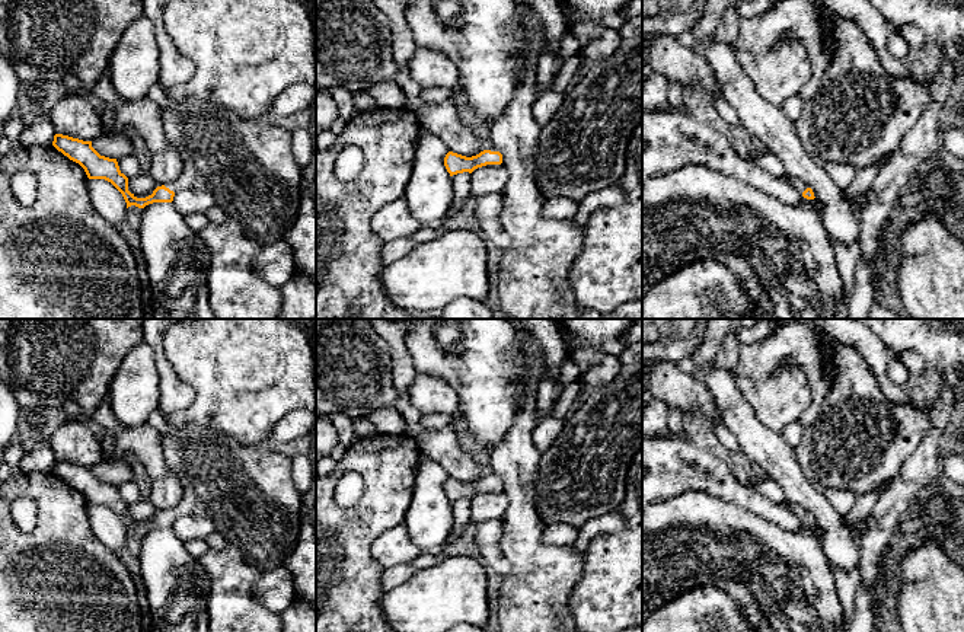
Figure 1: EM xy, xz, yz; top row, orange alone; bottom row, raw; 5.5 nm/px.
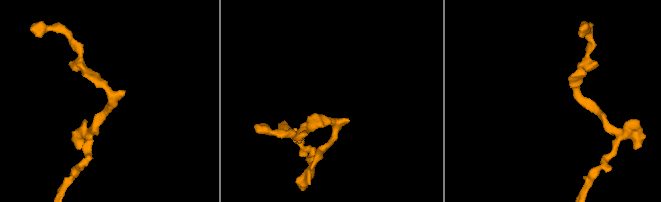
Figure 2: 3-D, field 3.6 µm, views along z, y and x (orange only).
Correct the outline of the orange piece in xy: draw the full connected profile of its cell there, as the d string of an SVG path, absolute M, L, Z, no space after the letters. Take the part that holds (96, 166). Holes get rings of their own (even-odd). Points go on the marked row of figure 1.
M183 98L173 111L160 111L167 141L178 149L183 160L181 176L157 186L151 195L137 198L128 191L128 178L119 170L116 159L100 156L92 141L55 134L52 146L79 163L89 179L111 182L124 197L127 208L144 208L153 202L172 202L181 189L204 189L229 218L237 220L242 230L265 245L277 242L294 224L301 201L301 167L293 154L293 133L272 119L242 119L232 111L201 100Z

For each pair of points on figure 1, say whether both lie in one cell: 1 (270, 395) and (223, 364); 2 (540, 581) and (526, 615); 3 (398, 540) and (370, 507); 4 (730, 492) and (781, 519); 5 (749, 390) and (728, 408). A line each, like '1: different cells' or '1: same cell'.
1: same cell
2: same cell
3: different cells
4: same cell
5: different cells

